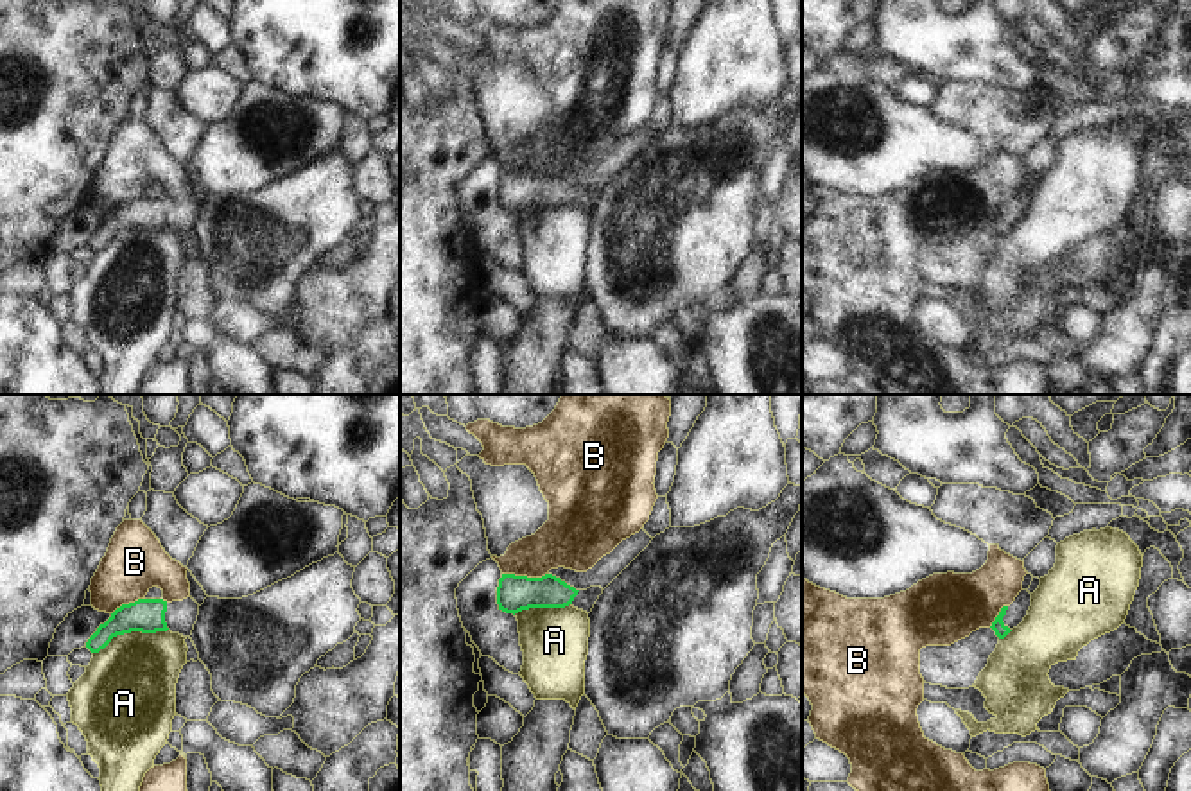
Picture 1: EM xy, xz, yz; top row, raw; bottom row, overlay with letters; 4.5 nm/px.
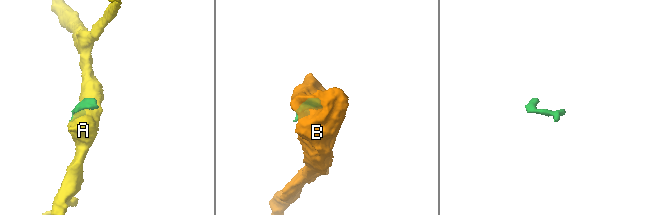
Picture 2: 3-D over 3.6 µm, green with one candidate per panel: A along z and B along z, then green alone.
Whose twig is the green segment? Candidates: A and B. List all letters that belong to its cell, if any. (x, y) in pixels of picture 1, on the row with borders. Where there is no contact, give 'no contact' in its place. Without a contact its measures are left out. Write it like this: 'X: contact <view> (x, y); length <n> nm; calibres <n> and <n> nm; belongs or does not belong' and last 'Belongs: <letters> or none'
A: contact xy (130, 632); length 360 nm; calibres 160 and 420 nm; does not belong
B: contact xz (526, 576); length 200 nm; calibres 160 and 240 nm; does not belong
Belongs: none

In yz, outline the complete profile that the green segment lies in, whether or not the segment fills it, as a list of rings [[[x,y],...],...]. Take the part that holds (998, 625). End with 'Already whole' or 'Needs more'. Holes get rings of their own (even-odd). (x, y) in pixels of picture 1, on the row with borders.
[[[1021,590],[1015,601],[1010,606],[1003,606],[995,621],[992,622],[992,630],[999,639],[1004,639],[1013,628],[1017,628],[1028,610],[1031,606],[1031,594],[1028,590]]]. Needs more

